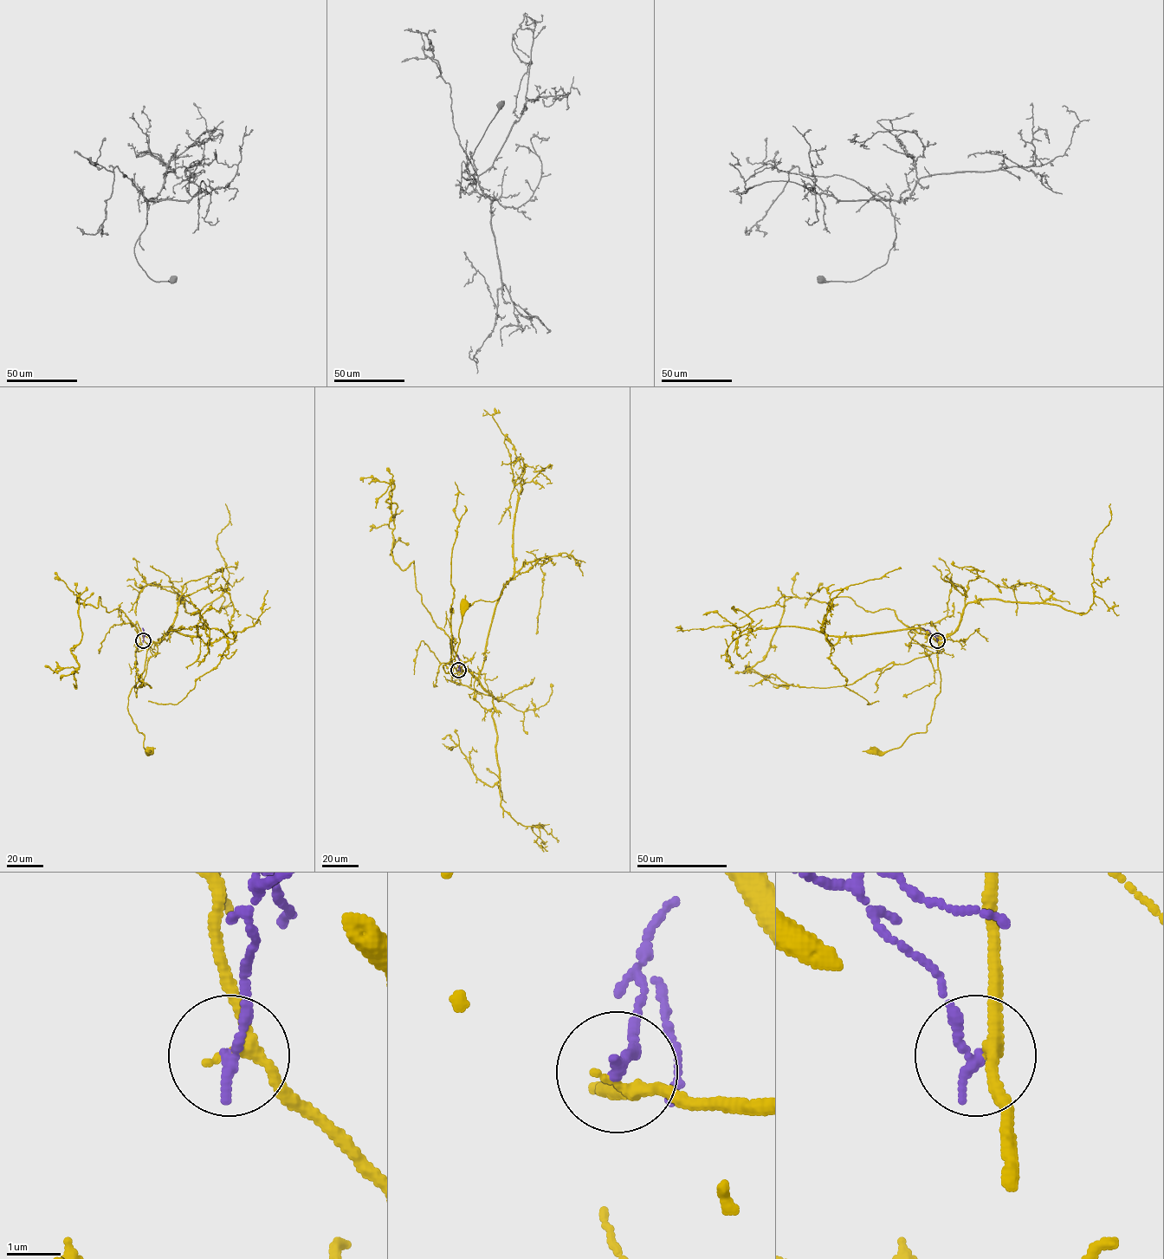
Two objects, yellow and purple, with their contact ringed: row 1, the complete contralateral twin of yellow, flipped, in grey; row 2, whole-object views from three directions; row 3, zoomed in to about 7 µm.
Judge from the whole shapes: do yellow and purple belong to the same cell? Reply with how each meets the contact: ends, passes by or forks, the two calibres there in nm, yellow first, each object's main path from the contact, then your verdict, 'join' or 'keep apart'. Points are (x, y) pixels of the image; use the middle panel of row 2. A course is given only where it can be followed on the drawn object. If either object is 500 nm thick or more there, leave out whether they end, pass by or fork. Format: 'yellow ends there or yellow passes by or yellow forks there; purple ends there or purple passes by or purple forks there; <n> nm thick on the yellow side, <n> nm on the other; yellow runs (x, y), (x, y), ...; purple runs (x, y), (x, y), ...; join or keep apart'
yellow passes by; purple ends there; 200 nm thick on the yellow side, 240 nm on the other; yellow runs (458, 670), (464, 671), (448, 673), (442, 666), (454, 658), (456, 651), (463, 607); purple runs (458, 670), (460, 664), (457, 655); keep apart

